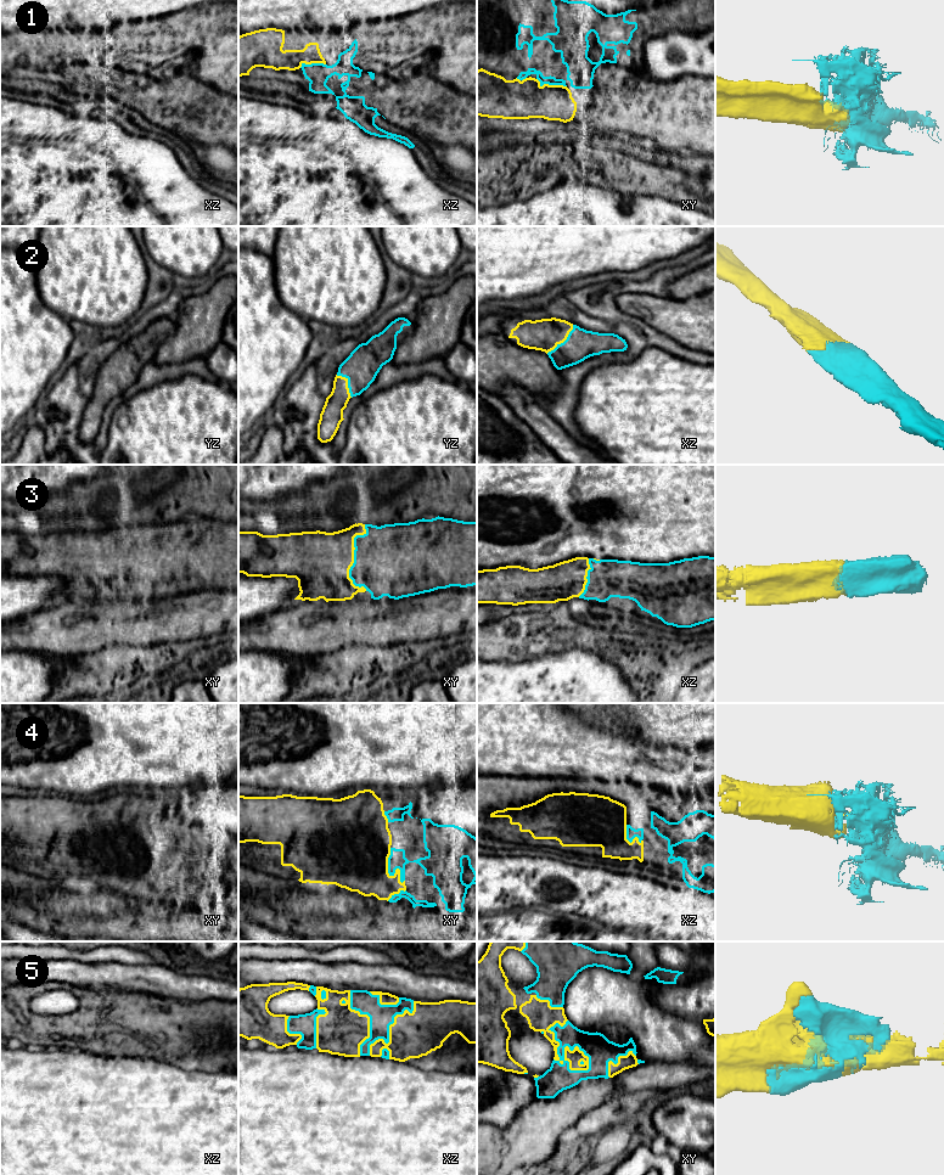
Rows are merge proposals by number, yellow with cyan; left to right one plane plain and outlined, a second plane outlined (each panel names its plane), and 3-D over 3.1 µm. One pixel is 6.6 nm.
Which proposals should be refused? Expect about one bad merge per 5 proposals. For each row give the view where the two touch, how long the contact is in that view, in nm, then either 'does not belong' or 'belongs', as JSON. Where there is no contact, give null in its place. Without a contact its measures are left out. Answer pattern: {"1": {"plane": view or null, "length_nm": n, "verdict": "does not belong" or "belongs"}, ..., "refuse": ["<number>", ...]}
{"1": {"plane": "xy", "length_nm": 200, "verdict": "does not belong"}, "2": {"plane": "xz", "length_nm": 260, "verdict": "belongs"}, "3": {"plane": "xy", "length_nm": 440, "verdict": "belongs"}, "4": {"plane": "xy", "length_nm": 260, "verdict": "belongs"}, "5": {"plane": "xy", "length_nm": 380, "verdict": "belongs"}, "refuse": ["1"]}

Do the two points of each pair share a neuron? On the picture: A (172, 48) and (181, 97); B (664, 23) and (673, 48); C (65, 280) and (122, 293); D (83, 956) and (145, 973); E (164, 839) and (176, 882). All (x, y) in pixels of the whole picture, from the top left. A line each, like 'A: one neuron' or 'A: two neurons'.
A: two neurons
B: two neurons
C: one neuron
D: two neurons
E: one neuron

